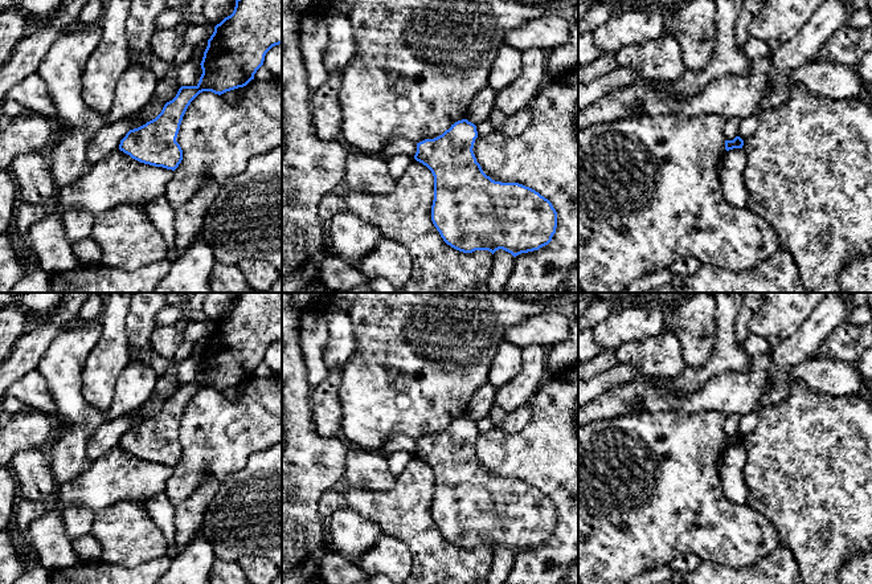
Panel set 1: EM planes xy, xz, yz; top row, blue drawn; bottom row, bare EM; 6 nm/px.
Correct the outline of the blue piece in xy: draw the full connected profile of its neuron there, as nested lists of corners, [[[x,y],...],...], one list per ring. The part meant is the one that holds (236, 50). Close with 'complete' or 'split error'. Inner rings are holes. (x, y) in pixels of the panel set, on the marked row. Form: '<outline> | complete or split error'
[[[236,0],[234,11],[214,26],[196,86],[181,86],[161,113],[130,130],[119,150],[132,159],[175,171],[183,160],[176,142],[183,117],[202,91],[224,94],[243,87],[263,65],[266,53],[282,44],[282,0]]] | complete

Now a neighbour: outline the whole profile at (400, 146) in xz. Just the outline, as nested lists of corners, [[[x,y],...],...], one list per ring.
[[[398,138],[393,139],[388,143],[388,146],[384,148],[381,155],[389,160],[390,158],[394,158],[397,155],[410,155],[414,156],[417,152],[417,143],[410,142],[409,139]]]

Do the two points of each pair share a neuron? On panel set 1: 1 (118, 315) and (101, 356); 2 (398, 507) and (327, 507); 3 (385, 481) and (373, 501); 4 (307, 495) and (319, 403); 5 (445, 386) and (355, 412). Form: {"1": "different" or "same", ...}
{"1": "same", "2": "different", "3": "different", "4": "different", "5": "same"}

